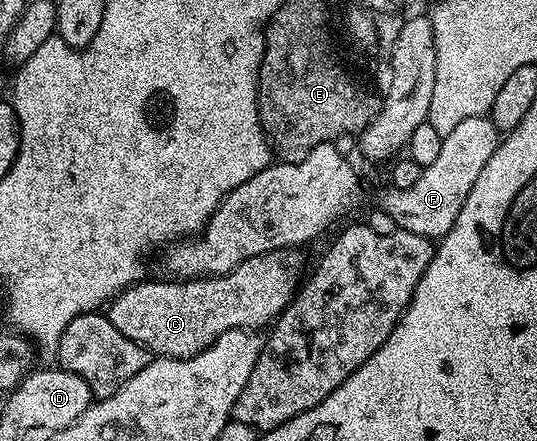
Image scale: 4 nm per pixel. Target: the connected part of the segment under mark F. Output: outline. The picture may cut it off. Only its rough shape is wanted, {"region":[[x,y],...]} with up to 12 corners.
{"region":[[461,121],[409,189],[381,209],[400,231],[442,239],[501,132]]}

